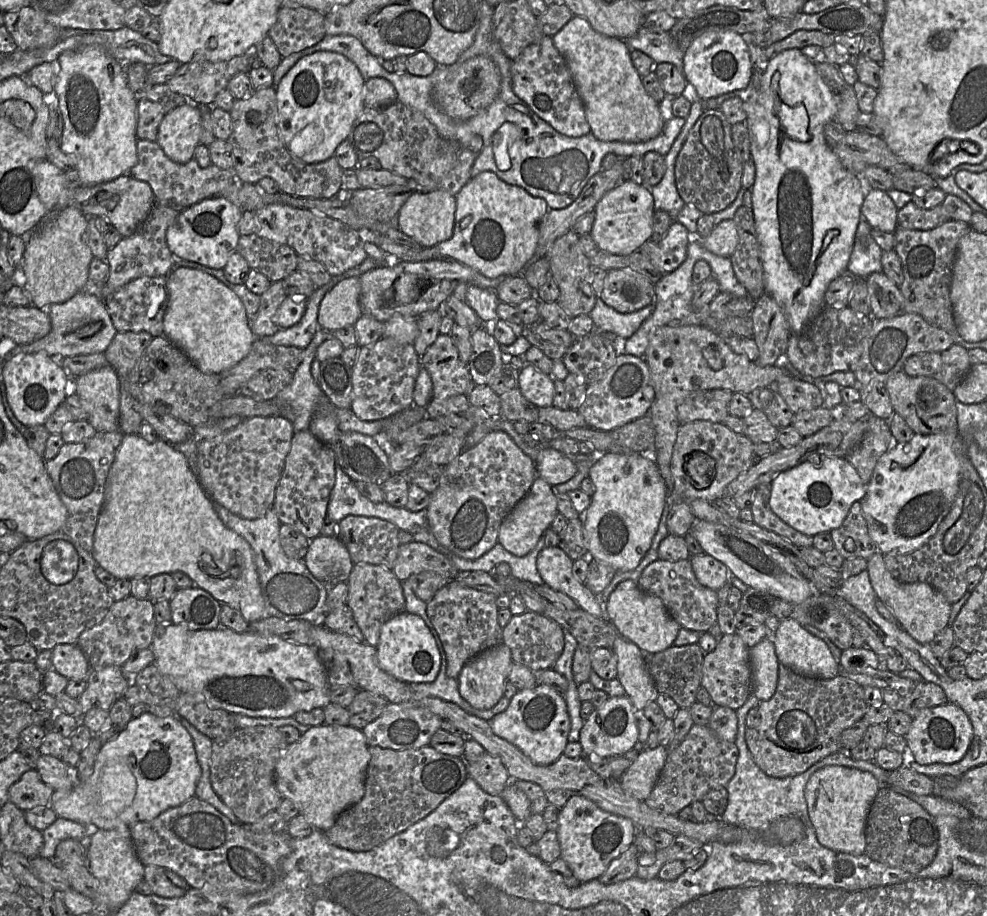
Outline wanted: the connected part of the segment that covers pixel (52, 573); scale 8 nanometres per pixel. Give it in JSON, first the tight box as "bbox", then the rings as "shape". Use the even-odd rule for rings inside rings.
{"bbox":[41,540,79,585],"shape":[[[54,540],[43,550],[41,572],[54,585],[64,585],[76,575],[79,555],[74,545],[65,540]]]}

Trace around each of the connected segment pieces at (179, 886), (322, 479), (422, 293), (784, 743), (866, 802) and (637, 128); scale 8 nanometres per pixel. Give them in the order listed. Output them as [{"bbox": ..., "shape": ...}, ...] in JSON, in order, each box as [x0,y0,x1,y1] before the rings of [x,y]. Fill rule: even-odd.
[{"bbox":[143,866,191,898],"shape":[[[145,866],[143,880],[149,884],[153,894],[163,898],[182,897],[191,888],[181,876],[161,866]]]},{"bbox":[273,430,334,540],"shape":[[[309,430],[296,432],[276,488],[273,504],[281,524],[290,525],[309,540],[319,536],[323,522],[327,518],[329,497],[334,484],[334,450],[317,439]]]},{"bbox":[360,259,503,322],"shape":[[[450,259],[425,262],[400,261],[394,266],[379,266],[360,277],[360,305],[363,315],[386,322],[394,315],[419,317],[437,310],[453,294],[459,283],[495,290],[503,278],[490,279],[472,268]]]},{"bbox":[746,663,868,778],"shape":[[[779,663],[776,691],[769,700],[760,701],[758,708],[760,723],[746,729],[747,746],[754,762],[764,773],[774,778],[786,778],[801,774],[823,758],[840,752],[842,732],[863,718],[868,705],[864,699],[864,688],[845,675],[817,679],[797,674]]]},{"bbox":[805,766,878,854],"shape":[[[825,766],[814,772],[805,786],[805,799],[818,842],[837,852],[865,854],[867,816],[878,790],[877,779],[856,768]]]},{"bbox":[552,15,665,143],"shape":[[[576,15],[552,40],[566,61],[594,137],[607,142],[637,143],[661,133],[665,106],[646,92],[642,77],[632,63],[631,49],[624,40],[600,34],[585,18]]]}]

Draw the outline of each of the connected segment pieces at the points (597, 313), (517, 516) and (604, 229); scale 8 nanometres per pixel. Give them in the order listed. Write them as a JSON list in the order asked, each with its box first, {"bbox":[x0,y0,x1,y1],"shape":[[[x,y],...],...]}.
[{"bbox":[589,297,656,339],"shape":[[[654,297],[650,305],[638,311],[620,313],[606,305],[600,298],[596,298],[595,306],[589,316],[593,320],[596,330],[614,333],[619,337],[628,339],[650,317],[655,307],[656,299]]]},{"bbox":[498,476,557,556],"shape":[[[537,476],[526,496],[515,505],[502,521],[498,532],[498,543],[515,556],[525,556],[534,549],[557,513],[557,500],[553,487],[540,476]]]},{"bbox":[590,181,654,255],"shape":[[[623,181],[608,191],[595,206],[595,220],[590,232],[600,251],[629,255],[641,249],[653,233],[654,199],[651,189],[632,181]]]}]

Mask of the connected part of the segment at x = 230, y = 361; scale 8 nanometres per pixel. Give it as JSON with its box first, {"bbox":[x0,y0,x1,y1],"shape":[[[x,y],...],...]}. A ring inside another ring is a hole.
{"bbox":[164,267,256,374],"shape":[[[179,267],[167,276],[168,307],[164,315],[164,336],[179,347],[202,372],[220,374],[237,365],[256,340],[241,299],[221,281],[202,271]]]}

